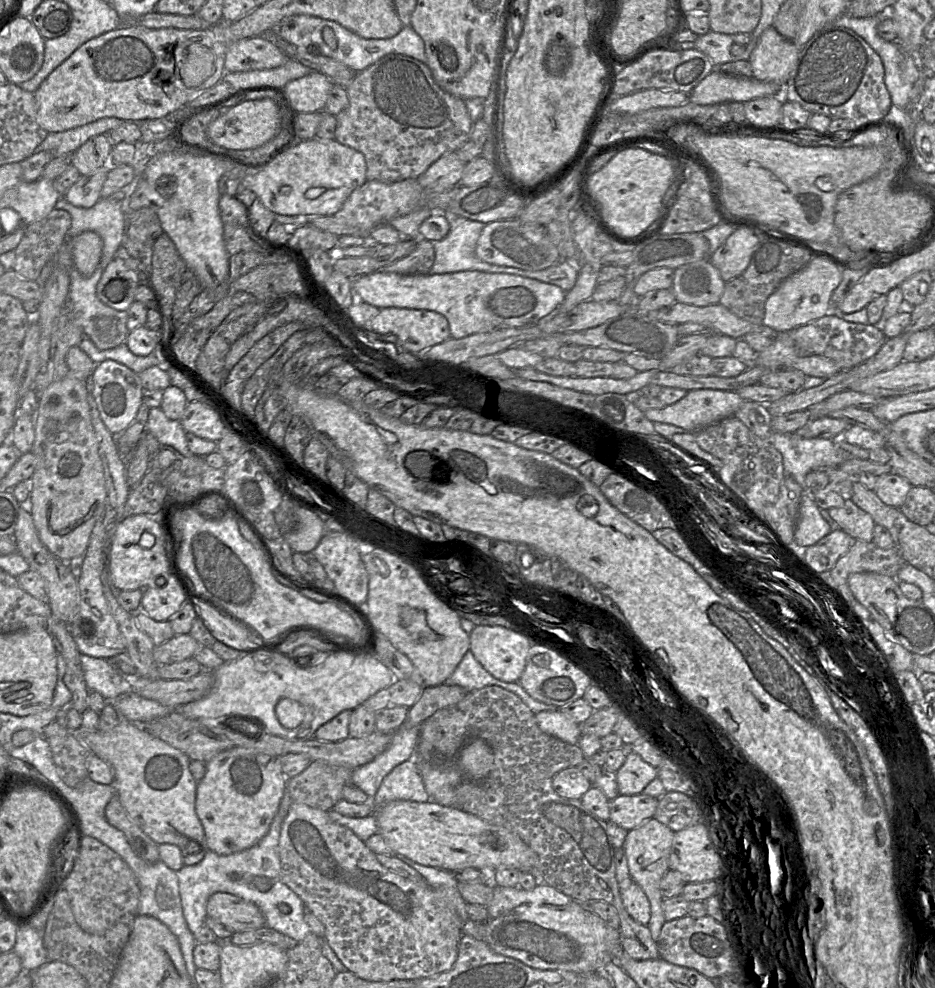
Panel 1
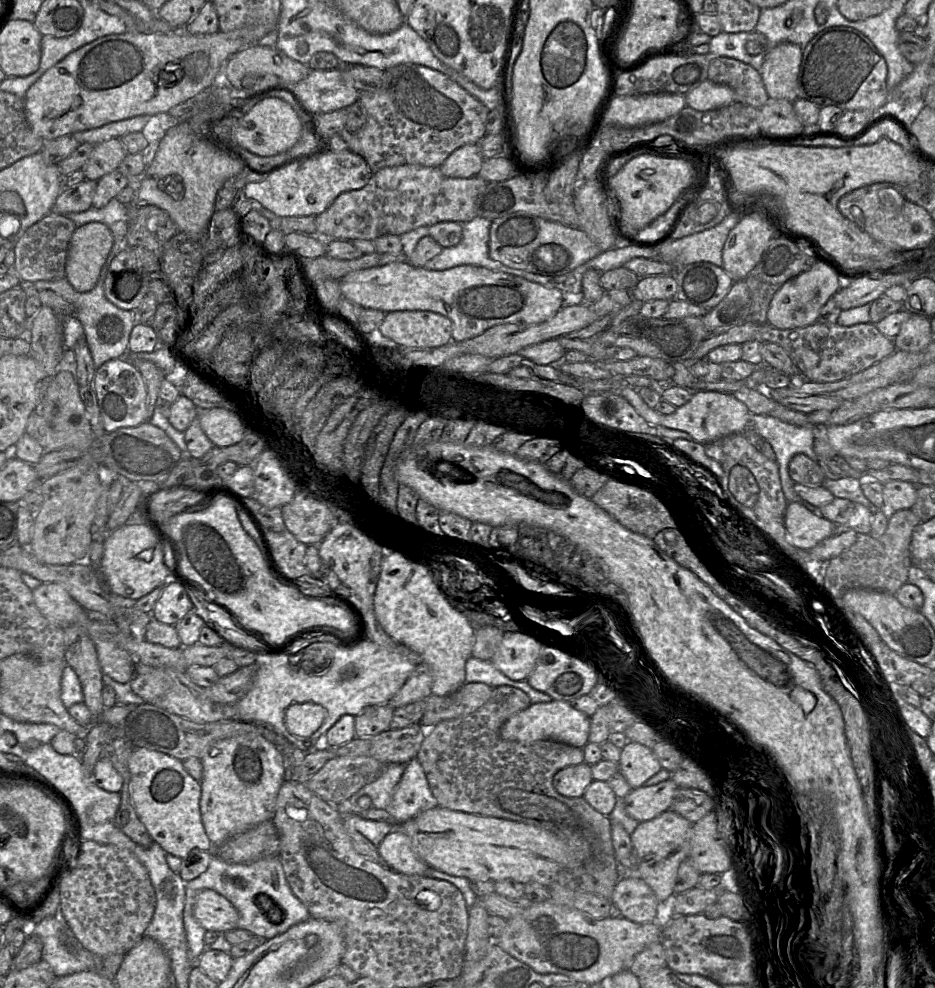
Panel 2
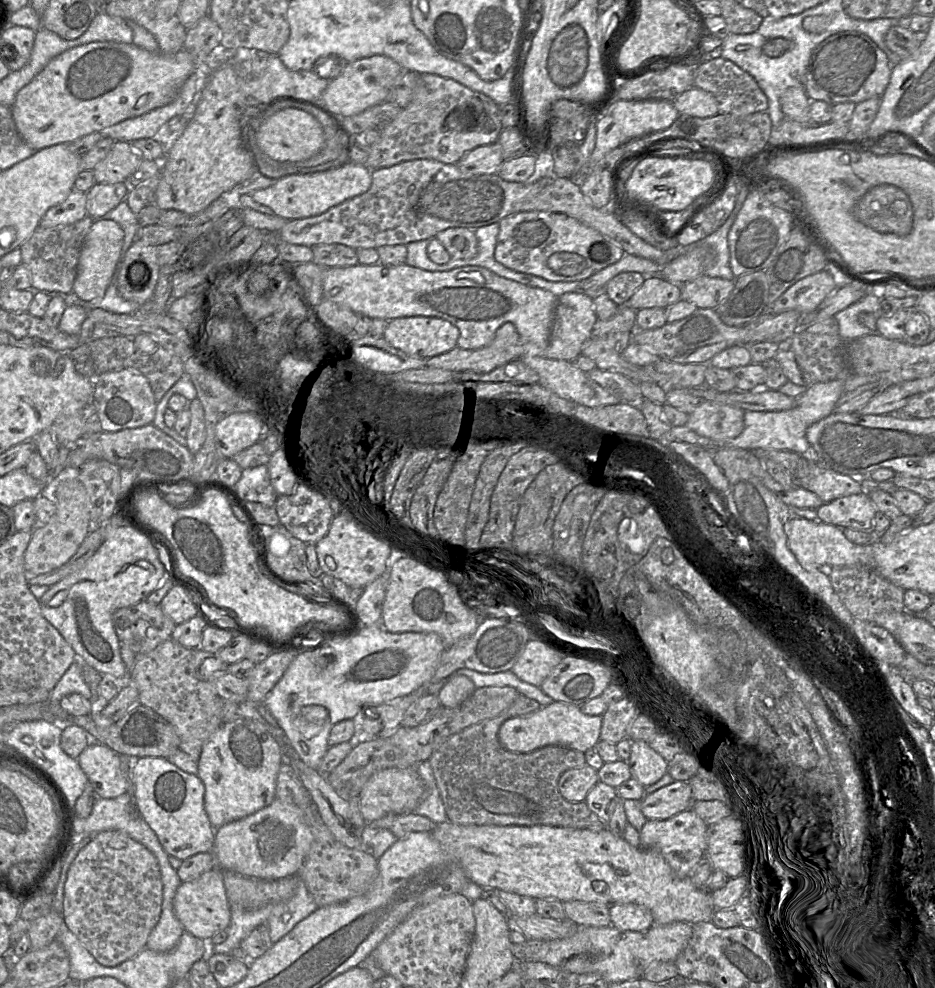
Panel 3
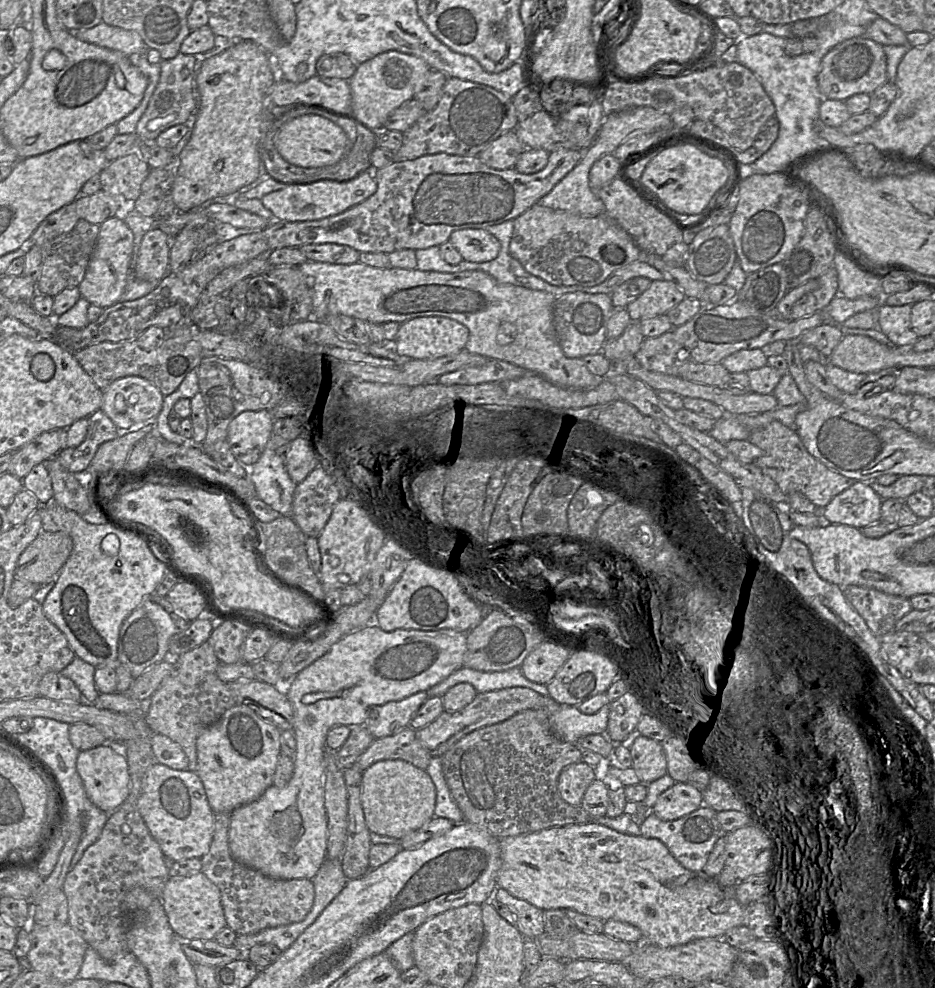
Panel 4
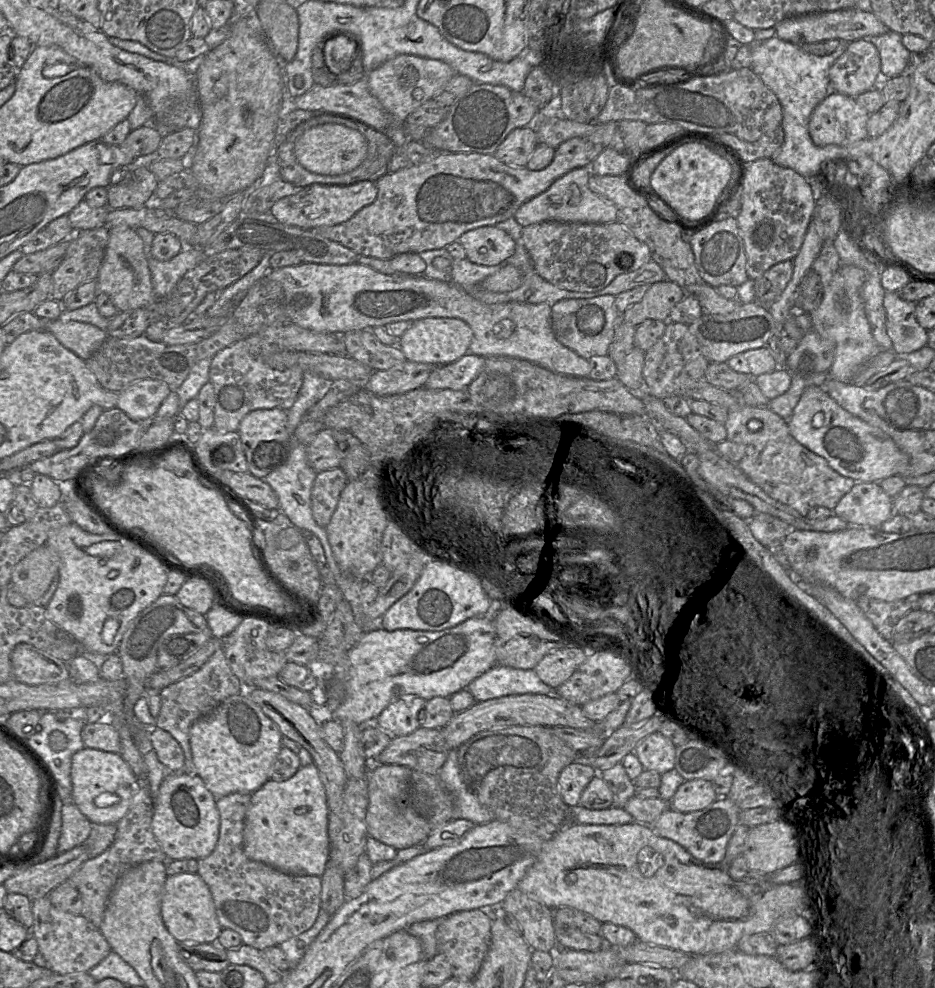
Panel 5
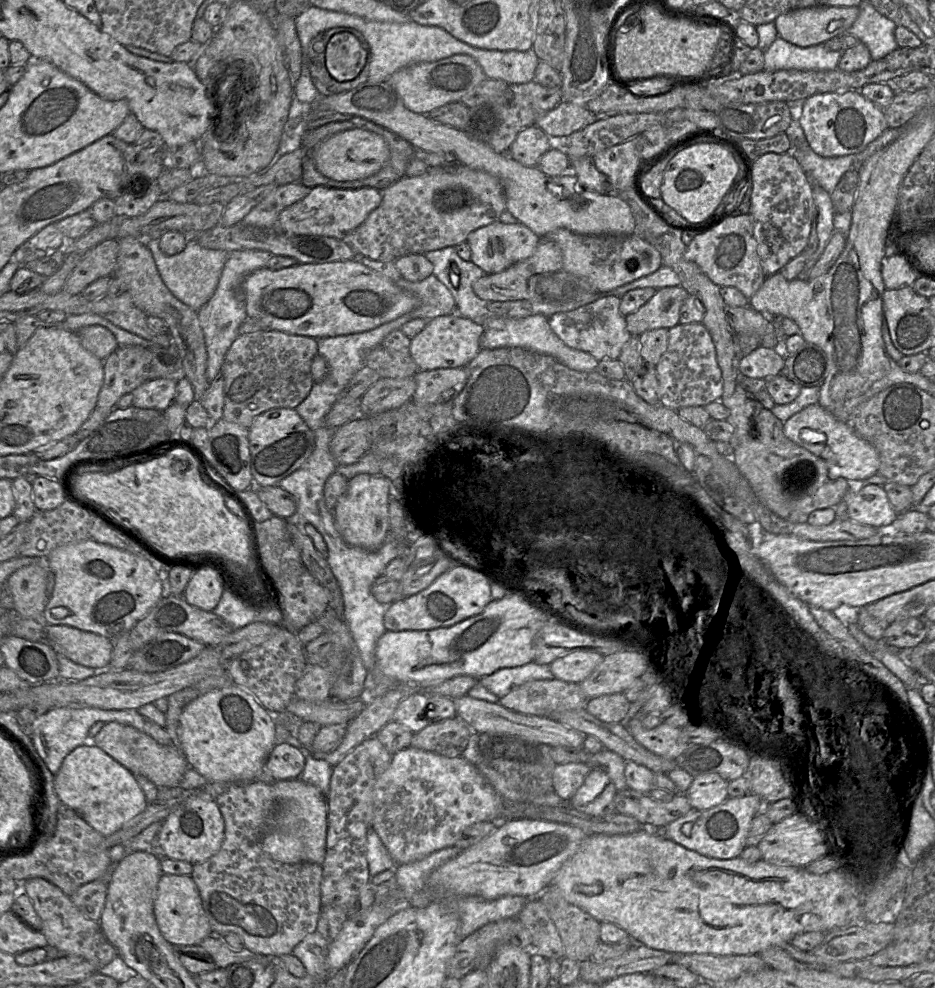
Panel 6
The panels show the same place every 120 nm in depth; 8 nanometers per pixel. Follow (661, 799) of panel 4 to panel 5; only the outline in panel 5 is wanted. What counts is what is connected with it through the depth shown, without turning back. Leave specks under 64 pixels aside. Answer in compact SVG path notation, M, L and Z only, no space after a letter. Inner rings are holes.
M704 779L685 780L670 799L670 809L688 813L702 810L716 800L710 781Z

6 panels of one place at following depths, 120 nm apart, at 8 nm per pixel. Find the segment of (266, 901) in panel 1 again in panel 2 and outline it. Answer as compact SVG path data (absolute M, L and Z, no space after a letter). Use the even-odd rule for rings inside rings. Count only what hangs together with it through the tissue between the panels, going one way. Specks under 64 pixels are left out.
M212 855L210 865L206 872L194 880L186 883L186 900L183 912L183 924L187 939L189 957L196 965L198 958L205 951L204 935L206 930L198 923L193 915L196 896L202 890L209 889L225 897L237 909L239 921L237 929L245 929L253 935L272 939L285 933L292 926L308 920L311 916L306 906L293 894L285 877L284 869L279 855L262 858L255 862L244 864L227 863ZM259 895L268 896L282 914L280 923L270 922L267 915L256 905Z

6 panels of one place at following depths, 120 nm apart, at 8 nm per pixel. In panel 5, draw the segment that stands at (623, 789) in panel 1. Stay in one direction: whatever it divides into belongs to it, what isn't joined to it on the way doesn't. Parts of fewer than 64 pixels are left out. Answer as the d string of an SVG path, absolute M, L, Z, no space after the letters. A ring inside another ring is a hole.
M654 732L641 739L633 753L645 770L664 774L675 768L676 746L660 732Z

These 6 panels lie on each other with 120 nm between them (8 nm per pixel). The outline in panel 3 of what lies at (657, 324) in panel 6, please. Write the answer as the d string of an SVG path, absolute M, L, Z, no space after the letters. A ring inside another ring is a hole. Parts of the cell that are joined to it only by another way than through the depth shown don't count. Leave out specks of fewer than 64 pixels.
M662 277L645 279L633 296L624 304L635 310L644 308L666 308L681 299L681 286Z

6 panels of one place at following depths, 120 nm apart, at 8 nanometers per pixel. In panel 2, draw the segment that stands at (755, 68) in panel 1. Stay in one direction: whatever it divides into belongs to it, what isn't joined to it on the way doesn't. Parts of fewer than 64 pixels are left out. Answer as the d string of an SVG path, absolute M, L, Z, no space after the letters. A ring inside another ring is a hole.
M782 42L768 50L760 68L769 98L794 102L797 97L797 78L802 49L794 43Z

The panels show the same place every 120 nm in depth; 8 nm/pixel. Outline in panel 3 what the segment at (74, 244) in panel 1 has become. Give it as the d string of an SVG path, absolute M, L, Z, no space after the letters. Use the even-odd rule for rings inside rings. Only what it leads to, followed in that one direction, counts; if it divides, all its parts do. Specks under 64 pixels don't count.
M97 219L93 222L79 255L76 278L72 292L83 301L102 298L108 286L115 282L115 273L121 262L124 231L121 226L109 219Z

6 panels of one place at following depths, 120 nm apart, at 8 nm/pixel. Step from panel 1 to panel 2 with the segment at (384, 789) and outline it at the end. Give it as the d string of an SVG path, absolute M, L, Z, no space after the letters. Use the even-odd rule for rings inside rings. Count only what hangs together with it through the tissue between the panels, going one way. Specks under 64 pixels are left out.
M414 758L406 765L386 811L395 824L401 825L435 807L438 807L437 799L431 791L421 763Z

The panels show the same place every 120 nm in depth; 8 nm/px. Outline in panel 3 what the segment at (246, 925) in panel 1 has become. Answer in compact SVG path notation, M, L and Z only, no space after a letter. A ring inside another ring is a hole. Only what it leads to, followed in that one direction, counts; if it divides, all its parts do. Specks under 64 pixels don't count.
M220 868L203 873L198 879L182 882L173 900L173 910L184 931L208 943L219 931L225 930L231 921L231 910L226 897Z

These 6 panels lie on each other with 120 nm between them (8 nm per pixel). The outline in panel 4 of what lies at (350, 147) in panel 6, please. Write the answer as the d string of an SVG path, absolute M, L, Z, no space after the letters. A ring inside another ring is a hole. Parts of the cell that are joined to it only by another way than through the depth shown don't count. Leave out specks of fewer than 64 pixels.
M306 111L281 126L274 137L274 146L286 162L302 168L316 168L331 166L341 160L349 149L349 140L333 121Z

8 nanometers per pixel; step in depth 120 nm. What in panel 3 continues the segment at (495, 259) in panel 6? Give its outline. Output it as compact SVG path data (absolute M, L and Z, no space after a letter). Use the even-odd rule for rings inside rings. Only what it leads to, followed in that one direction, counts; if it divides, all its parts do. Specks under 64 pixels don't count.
M453 227L439 232L435 238L452 259L471 259L478 253L478 240L474 231L465 227Z

